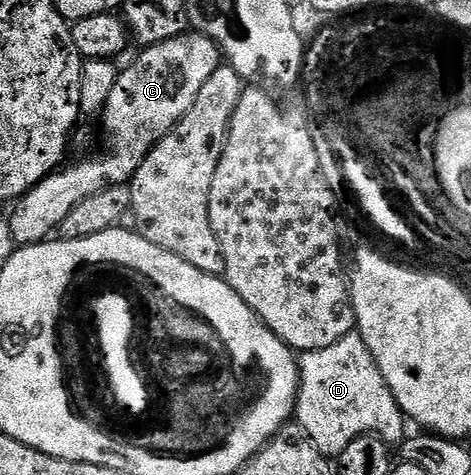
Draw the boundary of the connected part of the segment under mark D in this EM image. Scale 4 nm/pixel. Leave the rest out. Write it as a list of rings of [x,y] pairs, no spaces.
[[[348,333],[343,339],[339,339],[339,343],[331,343],[331,347],[300,354],[299,368],[301,382],[297,384],[295,421],[301,432],[309,436],[311,443],[315,443],[315,447],[323,456],[330,459],[340,458],[347,443],[351,443],[356,437],[376,435],[386,443],[400,443],[405,440],[407,418],[402,413],[391,387],[387,387],[387,379],[383,379],[360,333]]]

